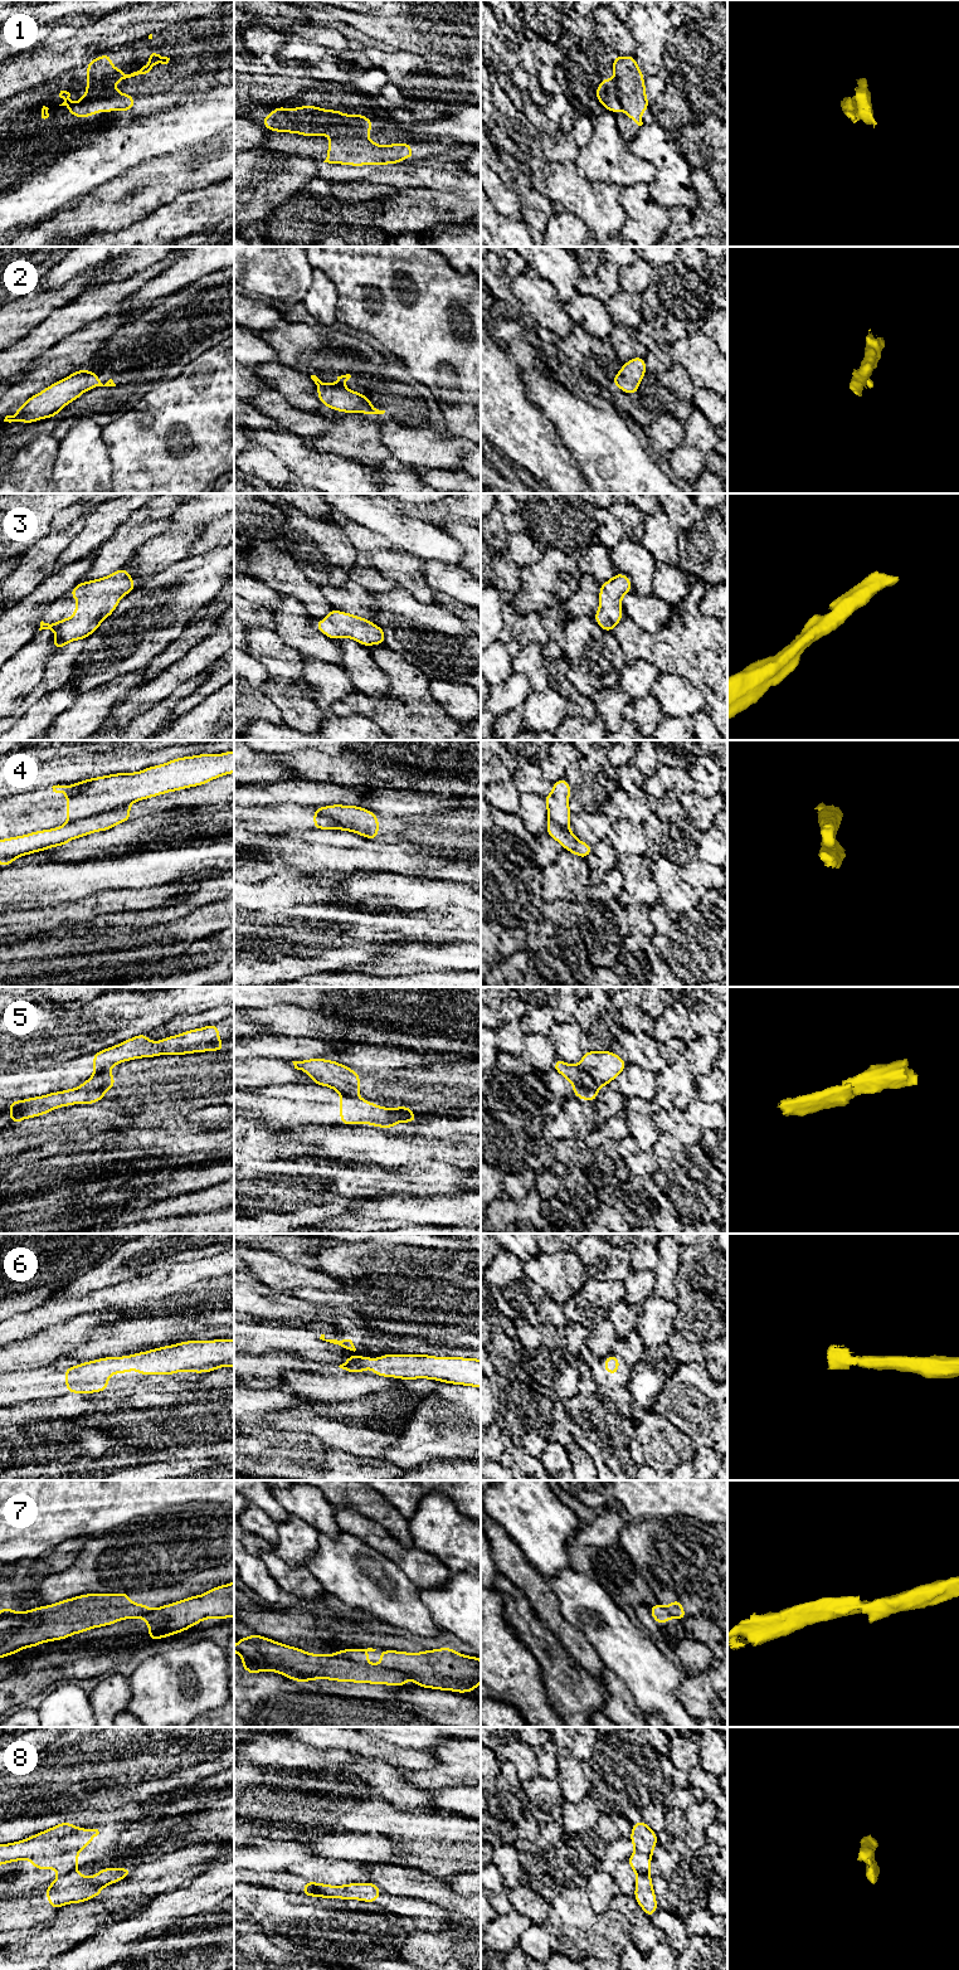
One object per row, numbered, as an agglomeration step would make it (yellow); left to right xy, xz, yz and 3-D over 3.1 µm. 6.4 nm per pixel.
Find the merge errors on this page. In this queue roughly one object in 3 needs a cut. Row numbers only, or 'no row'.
1, 4, 5, 7

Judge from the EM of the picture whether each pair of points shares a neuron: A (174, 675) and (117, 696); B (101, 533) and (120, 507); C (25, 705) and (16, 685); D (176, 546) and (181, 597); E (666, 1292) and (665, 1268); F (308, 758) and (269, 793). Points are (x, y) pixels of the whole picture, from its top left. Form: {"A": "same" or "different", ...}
{"A": "different", "B": "same", "C": "different", "D": "different", "E": "same", "F": "different"}

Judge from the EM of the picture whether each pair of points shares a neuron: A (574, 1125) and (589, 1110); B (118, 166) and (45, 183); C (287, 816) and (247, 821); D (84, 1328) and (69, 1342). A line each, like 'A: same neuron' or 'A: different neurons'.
A: same neuron
B: same neuron
C: same neuron
D: same neuron

